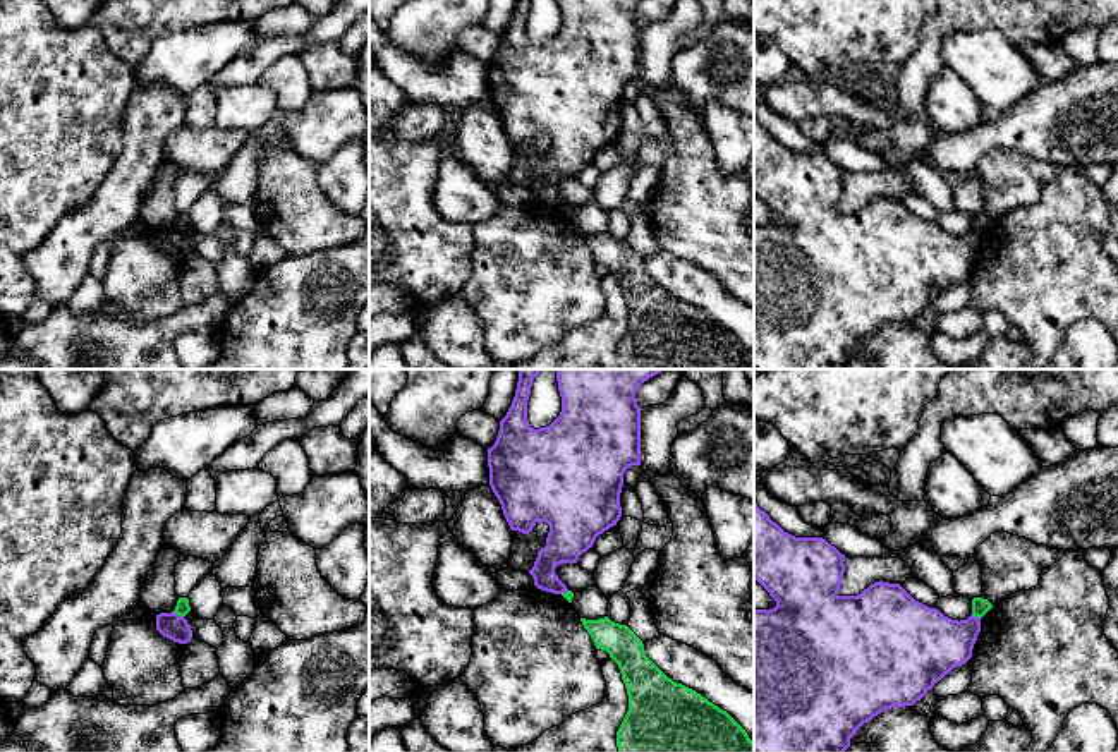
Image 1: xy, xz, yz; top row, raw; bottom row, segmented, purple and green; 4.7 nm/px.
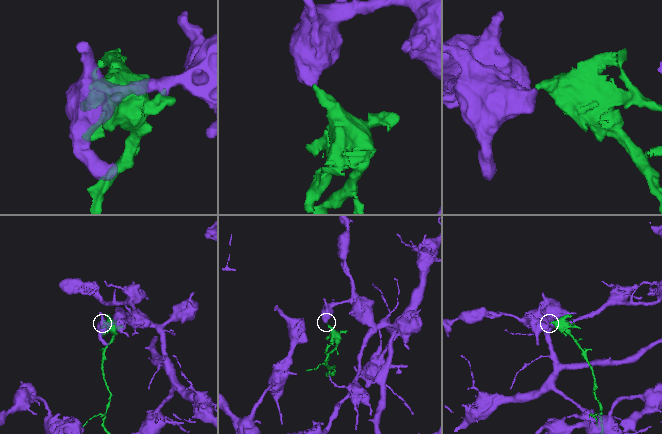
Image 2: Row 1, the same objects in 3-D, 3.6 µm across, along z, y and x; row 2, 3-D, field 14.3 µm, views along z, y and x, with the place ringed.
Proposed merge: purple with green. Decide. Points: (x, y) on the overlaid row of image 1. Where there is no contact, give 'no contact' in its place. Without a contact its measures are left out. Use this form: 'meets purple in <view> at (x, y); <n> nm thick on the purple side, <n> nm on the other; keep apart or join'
meets purple in xy at (176, 613); 120 nm thick on the purple side, 70 nm on the other; keep apart

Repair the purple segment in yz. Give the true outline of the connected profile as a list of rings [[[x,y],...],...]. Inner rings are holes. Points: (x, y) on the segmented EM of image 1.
[[[754,501],[754,580],[776,601],[771,609],[754,609],[754,752],[845,752],[857,730],[891,707],[914,706],[953,668],[972,658],[972,649],[981,632],[981,618],[951,620],[939,609],[915,601],[900,584],[874,582],[857,596],[840,596],[838,589],[845,573],[845,555],[823,537],[795,537],[785,532]]]

